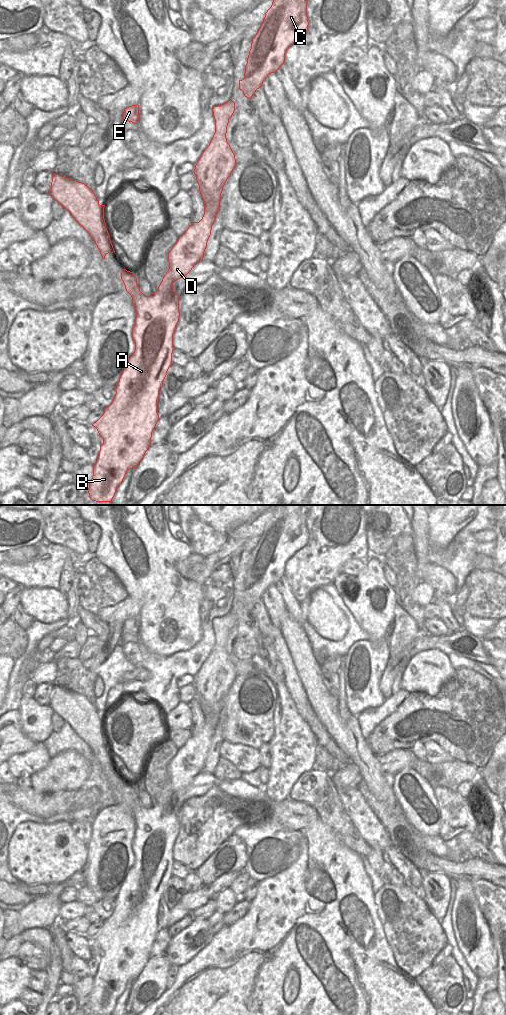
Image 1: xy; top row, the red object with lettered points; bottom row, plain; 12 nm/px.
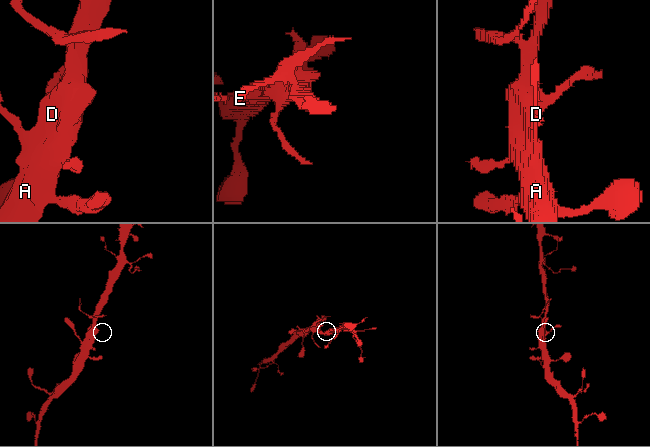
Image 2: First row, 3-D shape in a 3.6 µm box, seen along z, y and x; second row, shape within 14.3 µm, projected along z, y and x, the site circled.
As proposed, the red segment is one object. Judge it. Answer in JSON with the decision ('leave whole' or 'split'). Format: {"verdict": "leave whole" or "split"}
{"verdict": "leave whole"}

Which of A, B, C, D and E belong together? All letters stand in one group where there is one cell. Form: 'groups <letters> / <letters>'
groups A B C D E

